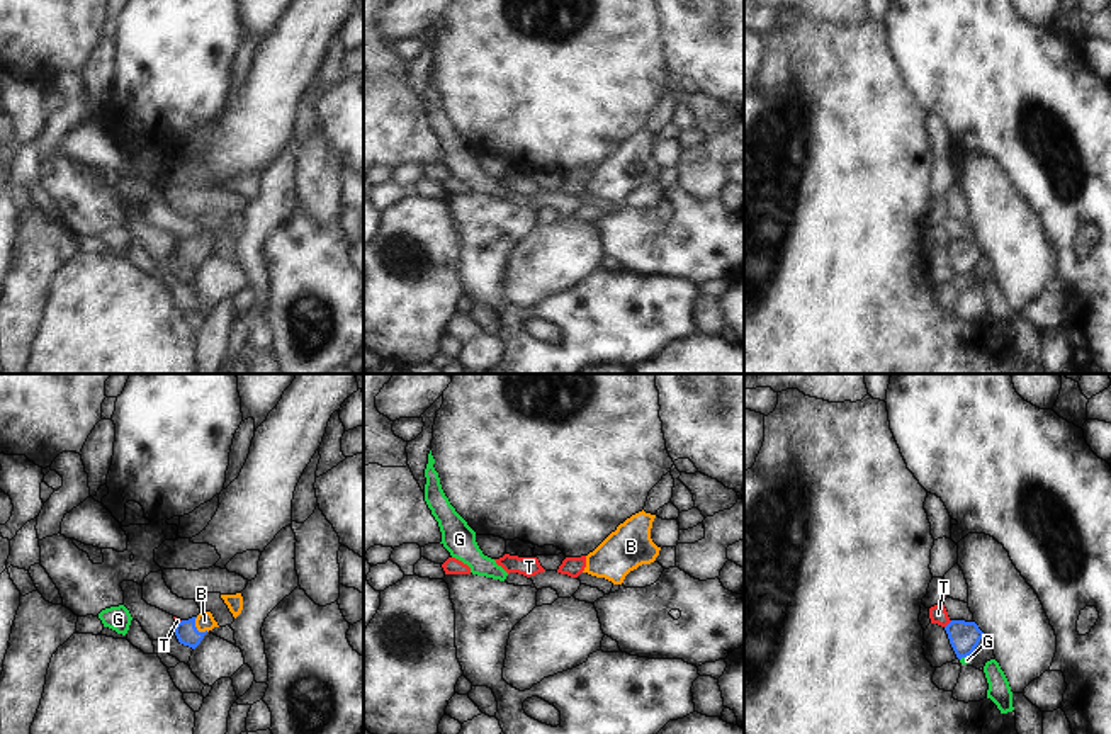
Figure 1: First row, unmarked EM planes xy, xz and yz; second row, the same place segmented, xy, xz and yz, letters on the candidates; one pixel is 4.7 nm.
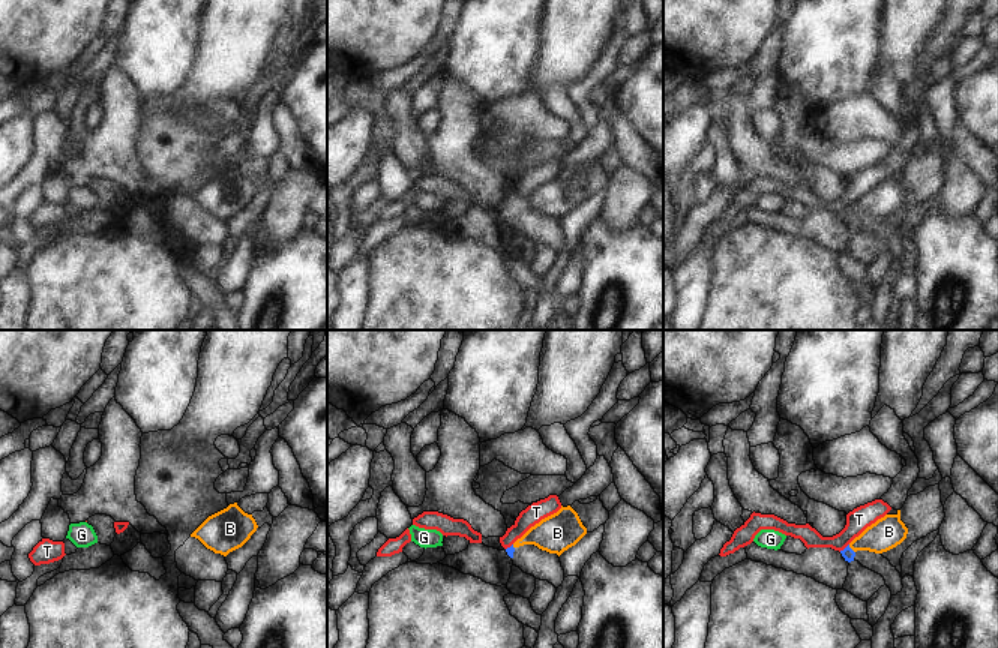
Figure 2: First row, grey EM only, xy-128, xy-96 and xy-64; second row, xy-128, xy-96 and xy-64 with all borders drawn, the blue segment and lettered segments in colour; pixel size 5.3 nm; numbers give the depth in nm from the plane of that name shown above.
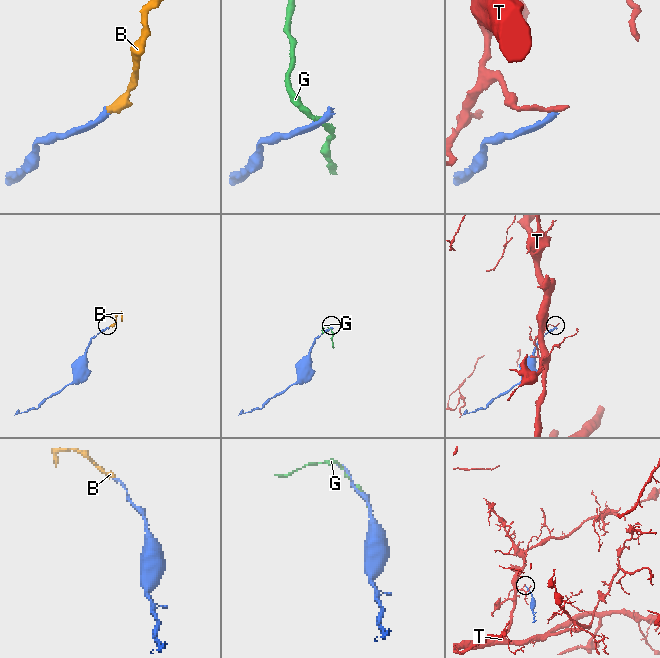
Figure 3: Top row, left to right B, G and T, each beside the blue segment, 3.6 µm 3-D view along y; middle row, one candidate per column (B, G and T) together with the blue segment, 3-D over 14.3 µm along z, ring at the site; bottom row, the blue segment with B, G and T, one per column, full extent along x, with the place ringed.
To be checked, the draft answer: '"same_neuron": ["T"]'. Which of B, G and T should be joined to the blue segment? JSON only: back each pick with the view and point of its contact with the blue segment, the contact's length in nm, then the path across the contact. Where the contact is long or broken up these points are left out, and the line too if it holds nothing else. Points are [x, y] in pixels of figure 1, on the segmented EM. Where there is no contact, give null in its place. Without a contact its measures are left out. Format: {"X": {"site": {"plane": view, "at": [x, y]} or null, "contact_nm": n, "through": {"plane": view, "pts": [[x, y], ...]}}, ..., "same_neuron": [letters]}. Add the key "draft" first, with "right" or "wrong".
{"draft": "wrong", "B": {"site": {"plane": "xy", "at": [196, 629]}, "contact_nm": 90, "through": {"plane": "xy", "pts": [[186, 631], [196, 629], [204, 621]]}}, "same_neuron": ["B"]}

